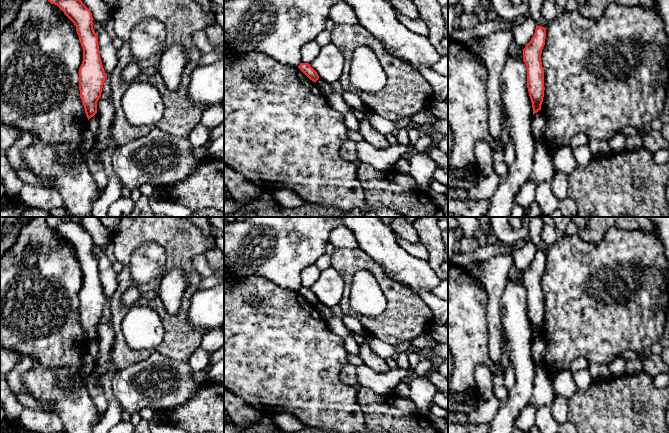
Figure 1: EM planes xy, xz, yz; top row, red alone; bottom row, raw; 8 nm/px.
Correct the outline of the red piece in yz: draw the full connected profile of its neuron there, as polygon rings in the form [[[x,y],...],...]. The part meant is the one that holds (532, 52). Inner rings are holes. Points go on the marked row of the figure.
[[[536,25],[533,37],[523,49],[523,61],[527,68],[527,88],[532,102],[533,115],[541,110],[544,97],[544,69],[541,54],[545,38],[546,28]]]

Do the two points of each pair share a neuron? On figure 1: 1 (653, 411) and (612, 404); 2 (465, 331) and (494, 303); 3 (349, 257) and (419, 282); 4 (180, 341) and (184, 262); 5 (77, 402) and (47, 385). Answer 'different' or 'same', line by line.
1: same
2: different
3: different
4: same
5: same

